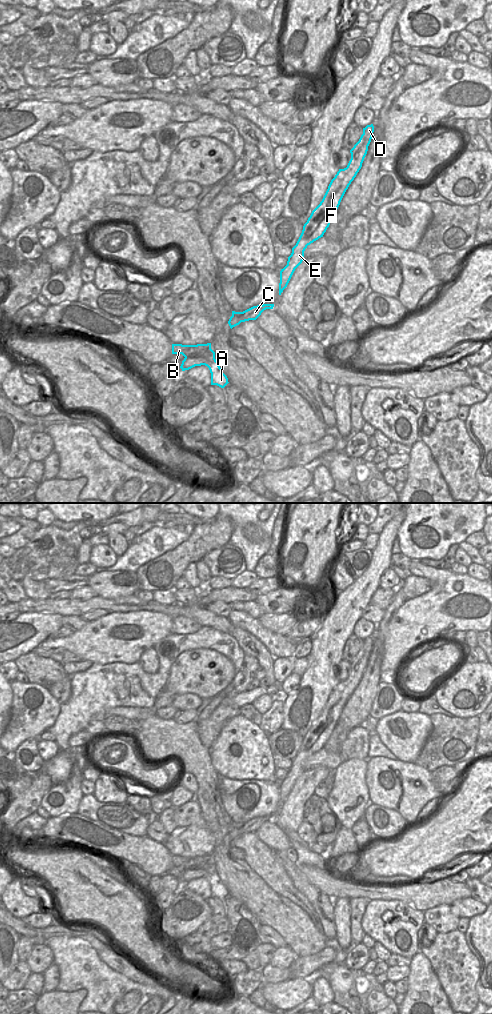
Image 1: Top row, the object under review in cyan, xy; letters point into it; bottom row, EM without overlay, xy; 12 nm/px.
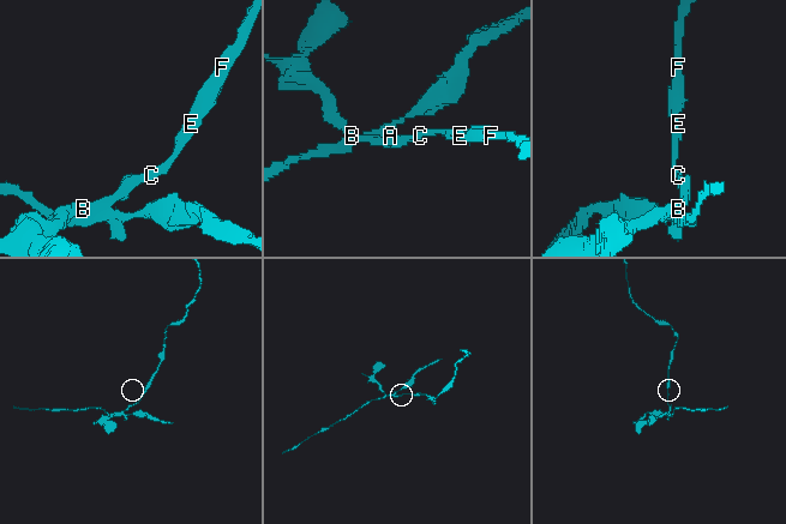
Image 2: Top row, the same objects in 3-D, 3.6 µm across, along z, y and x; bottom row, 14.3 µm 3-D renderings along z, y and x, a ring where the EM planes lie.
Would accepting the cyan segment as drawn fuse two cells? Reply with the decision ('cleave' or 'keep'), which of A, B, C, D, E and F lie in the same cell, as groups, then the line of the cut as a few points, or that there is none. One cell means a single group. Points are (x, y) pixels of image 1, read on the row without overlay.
cleave; A / B C D E F; cut in xy along (211, 861), (185, 870)

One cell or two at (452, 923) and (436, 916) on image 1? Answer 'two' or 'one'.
one

